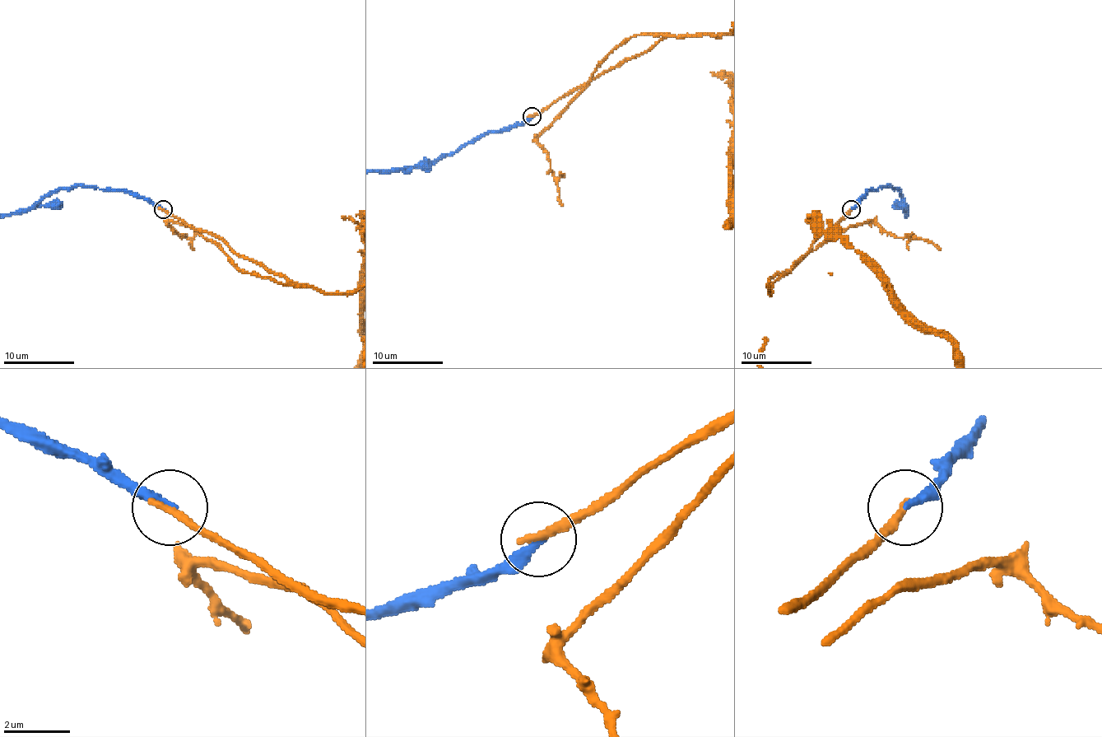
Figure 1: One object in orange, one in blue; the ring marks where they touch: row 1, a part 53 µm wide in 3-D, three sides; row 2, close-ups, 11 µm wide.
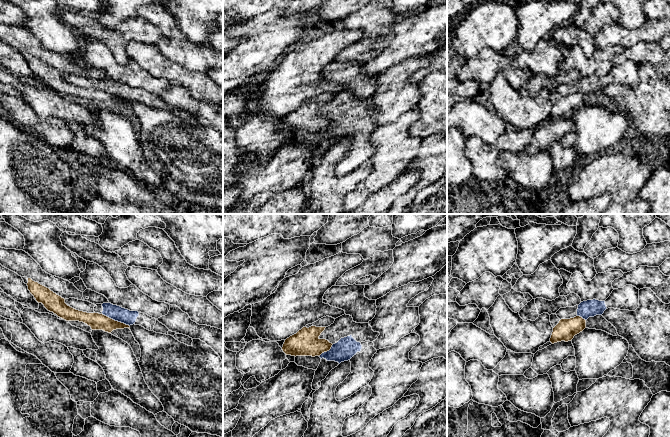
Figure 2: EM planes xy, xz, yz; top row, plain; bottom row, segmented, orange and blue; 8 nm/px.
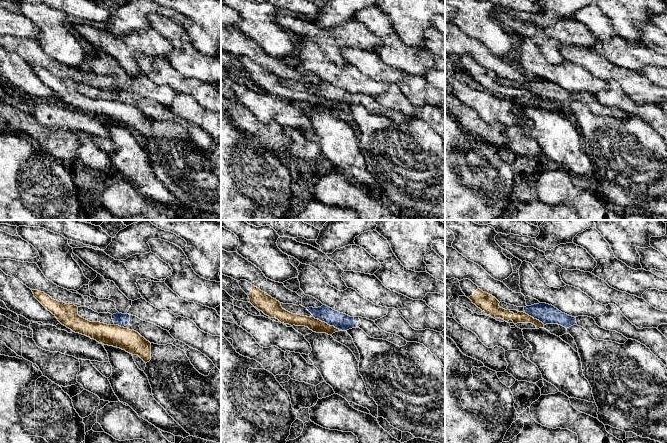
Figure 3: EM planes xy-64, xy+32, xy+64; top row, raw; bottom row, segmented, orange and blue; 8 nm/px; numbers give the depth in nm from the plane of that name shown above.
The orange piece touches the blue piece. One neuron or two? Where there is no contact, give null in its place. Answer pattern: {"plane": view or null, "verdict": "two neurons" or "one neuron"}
{"plane": "xy", "verdict": "two neurons"}

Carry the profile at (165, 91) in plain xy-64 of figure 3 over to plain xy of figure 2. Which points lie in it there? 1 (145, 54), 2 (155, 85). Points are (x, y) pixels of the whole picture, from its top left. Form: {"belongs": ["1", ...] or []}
{"belongs": ["2"]}

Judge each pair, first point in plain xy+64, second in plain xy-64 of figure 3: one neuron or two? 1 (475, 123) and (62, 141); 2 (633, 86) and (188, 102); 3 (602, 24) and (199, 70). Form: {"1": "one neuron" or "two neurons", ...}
{"1": "one neuron", "2": "two neurons", "3": "one neuron"}

